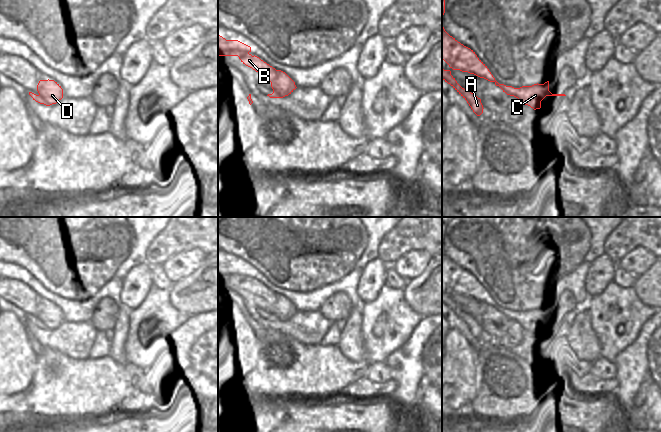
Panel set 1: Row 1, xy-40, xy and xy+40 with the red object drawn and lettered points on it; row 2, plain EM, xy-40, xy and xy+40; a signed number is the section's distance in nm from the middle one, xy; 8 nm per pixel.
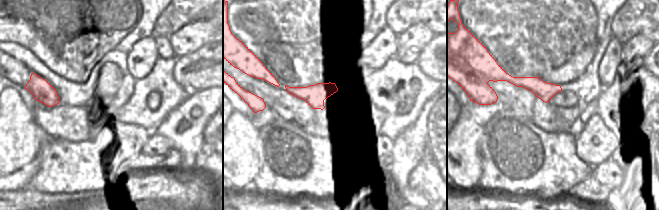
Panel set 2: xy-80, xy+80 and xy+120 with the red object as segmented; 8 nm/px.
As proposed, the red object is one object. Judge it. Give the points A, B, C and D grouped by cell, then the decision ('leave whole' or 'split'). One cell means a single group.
groups A B C / D; split

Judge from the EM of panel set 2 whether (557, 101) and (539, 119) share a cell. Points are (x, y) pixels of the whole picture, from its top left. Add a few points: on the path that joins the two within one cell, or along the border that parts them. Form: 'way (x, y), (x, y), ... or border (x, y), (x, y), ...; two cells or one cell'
border (549, 101), (554, 107); two cells

